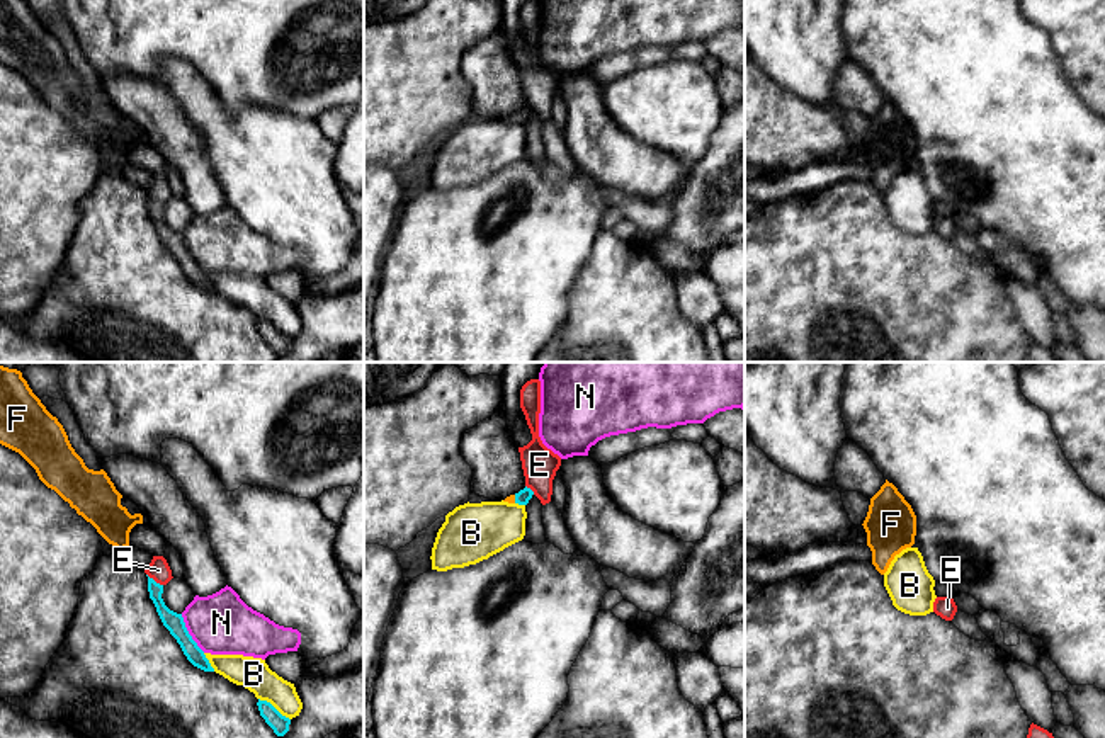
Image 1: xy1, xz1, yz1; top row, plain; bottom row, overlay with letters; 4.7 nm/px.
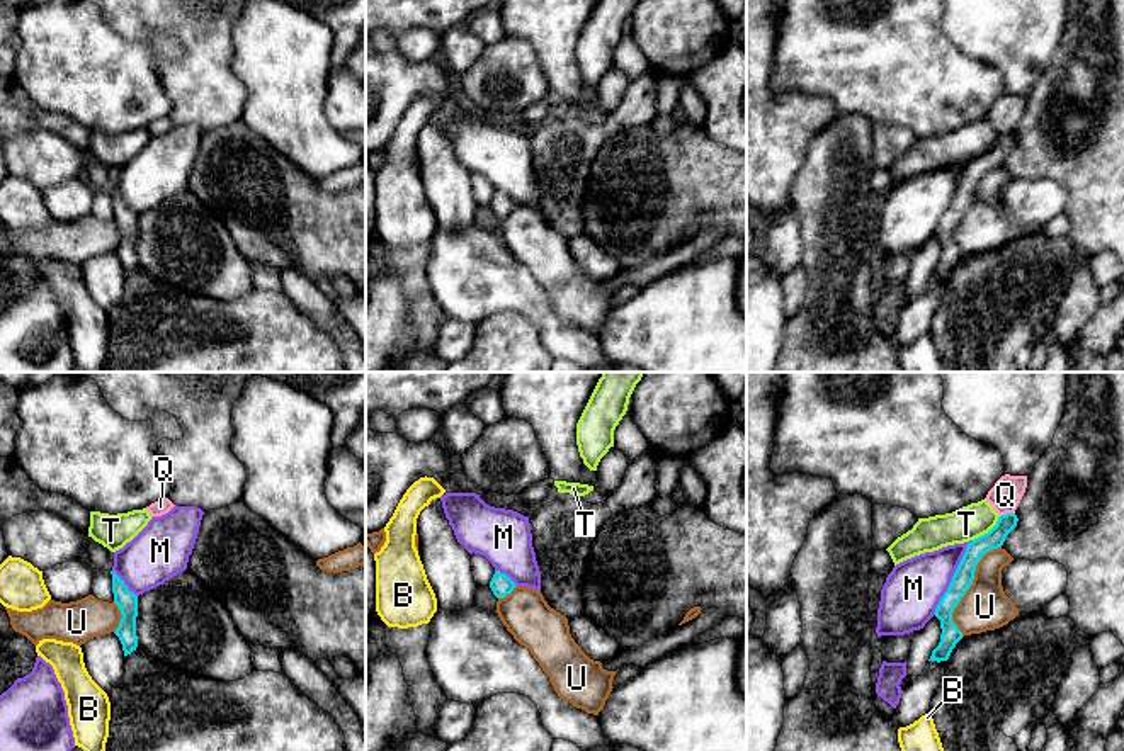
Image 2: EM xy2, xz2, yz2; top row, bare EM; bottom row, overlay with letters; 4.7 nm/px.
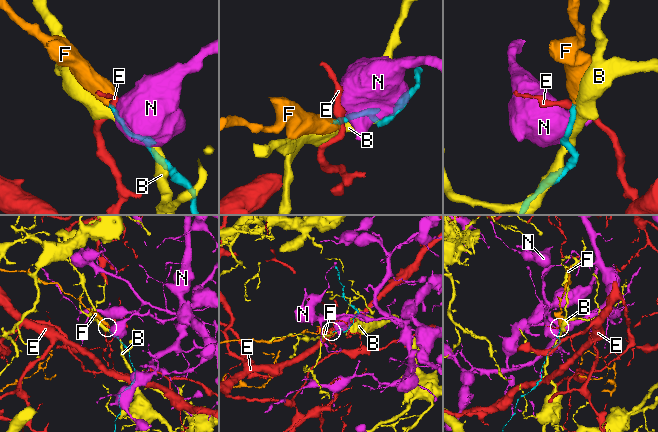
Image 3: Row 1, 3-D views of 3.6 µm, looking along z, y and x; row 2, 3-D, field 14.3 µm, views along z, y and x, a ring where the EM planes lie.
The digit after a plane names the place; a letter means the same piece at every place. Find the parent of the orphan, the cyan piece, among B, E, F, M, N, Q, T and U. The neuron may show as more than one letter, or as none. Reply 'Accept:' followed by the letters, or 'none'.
Accept: F

